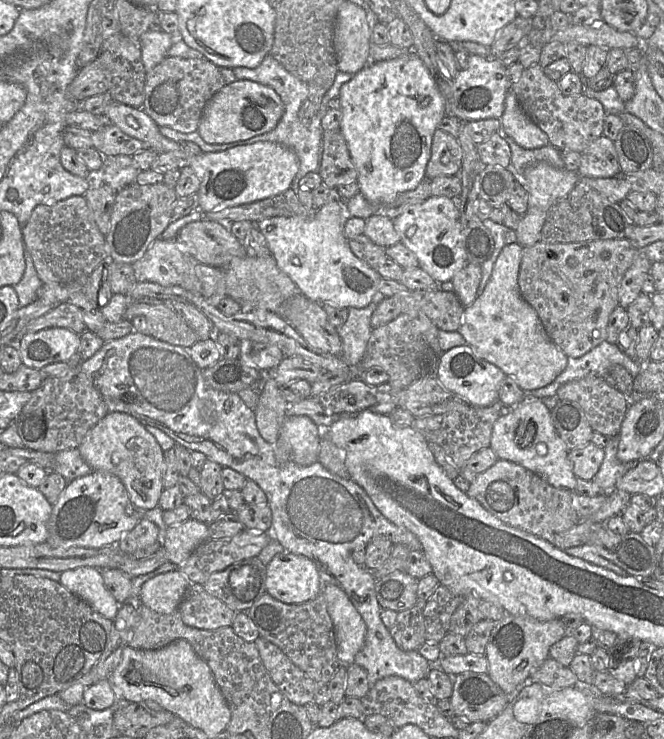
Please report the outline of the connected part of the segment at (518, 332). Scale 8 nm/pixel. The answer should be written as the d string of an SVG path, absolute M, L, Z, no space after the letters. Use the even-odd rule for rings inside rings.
M519 243L503 247L483 293L464 309L458 332L476 355L497 366L507 376L512 377L523 391L528 393L552 383L565 370L568 356L550 339L537 312L521 295L518 276L522 250L523 247Z

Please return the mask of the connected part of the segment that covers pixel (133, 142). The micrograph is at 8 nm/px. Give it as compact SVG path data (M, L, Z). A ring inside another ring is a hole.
M113 124L105 125L92 132L92 140L93 147L102 156L118 154L132 156L139 151L149 149L145 142L125 134Z

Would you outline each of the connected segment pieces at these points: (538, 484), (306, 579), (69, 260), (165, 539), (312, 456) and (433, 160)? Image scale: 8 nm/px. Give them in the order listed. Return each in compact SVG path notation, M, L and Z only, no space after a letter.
M499 459L470 484L467 495L505 524L541 537L553 544L554 536L580 521L572 504L572 492L555 488L523 466Z
M284 551L275 555L266 568L266 593L279 601L303 603L321 592L317 567L306 556Z
M71 196L54 204L37 205L27 223L22 227L22 236L25 248L30 253L43 284L65 284L82 276L90 276L102 262L110 259L107 252L106 237L98 229L84 196Z
M195 519L167 527L161 533L161 547L165 550L167 561L182 564L191 553L209 539L209 525Z
M307 416L286 417L281 426L292 449L293 461L309 466L319 461L320 442L323 430Z
M437 128L431 145L431 157L426 167L426 177L454 176L462 165L463 151L457 138Z

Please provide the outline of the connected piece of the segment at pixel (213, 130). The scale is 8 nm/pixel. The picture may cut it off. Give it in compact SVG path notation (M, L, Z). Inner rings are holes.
M237 79L225 84L208 101L197 131L209 144L227 144L272 131L283 114L283 102L274 89L251 80Z

